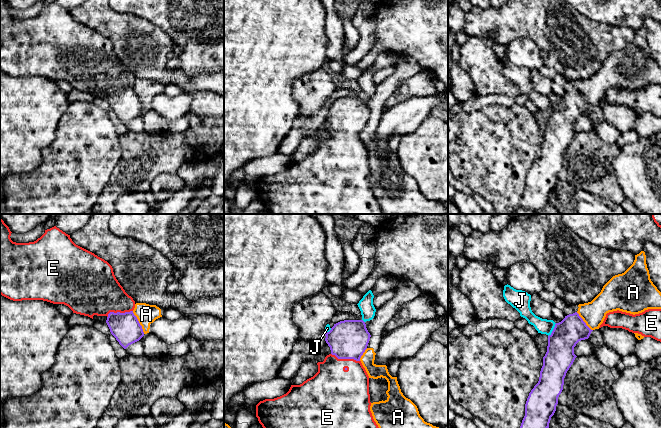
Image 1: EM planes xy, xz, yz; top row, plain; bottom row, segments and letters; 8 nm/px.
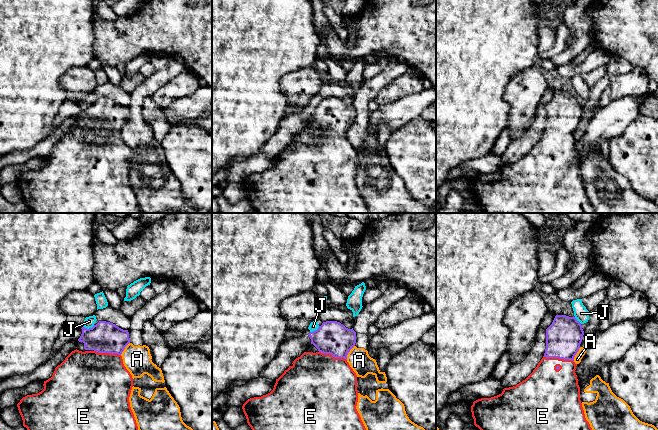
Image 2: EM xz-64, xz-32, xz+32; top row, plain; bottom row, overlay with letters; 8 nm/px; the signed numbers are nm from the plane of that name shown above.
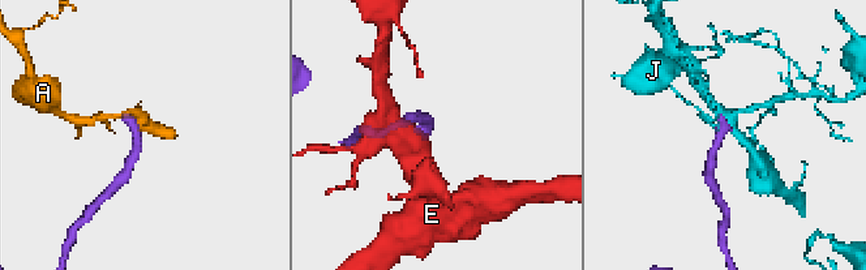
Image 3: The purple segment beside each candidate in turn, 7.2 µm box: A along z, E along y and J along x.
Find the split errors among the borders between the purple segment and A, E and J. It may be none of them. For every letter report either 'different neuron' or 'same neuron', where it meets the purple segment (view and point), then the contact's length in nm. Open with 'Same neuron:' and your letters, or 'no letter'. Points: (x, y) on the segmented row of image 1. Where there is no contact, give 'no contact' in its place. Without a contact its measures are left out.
Same neuron: E
A: different neuron; meets purple in xy at (138, 322); contact 200 nm long
E: same neuron; meets purple in xz at (345, 358); contact 240 nm long
J: different neuron; meets purple in yz at (553, 330); contact 130 nm long

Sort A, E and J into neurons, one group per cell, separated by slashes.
A / E / J

